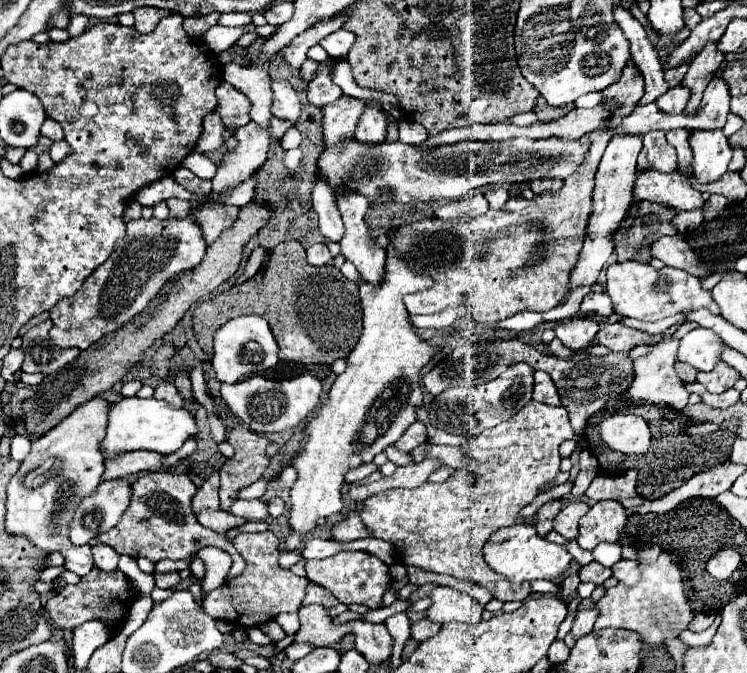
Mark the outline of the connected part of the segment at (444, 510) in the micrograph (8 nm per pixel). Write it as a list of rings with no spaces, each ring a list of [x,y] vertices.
[[[529,401],[521,411],[517,411],[517,415],[513,415],[505,423],[499,423],[497,427],[485,429],[477,437],[471,437],[469,445],[463,447],[469,465],[457,467],[447,481],[427,481],[417,489],[389,489],[365,499],[361,509],[363,525],[373,537],[389,541],[395,547],[397,555],[403,557],[403,565],[407,567],[413,565],[423,571],[447,573],[453,577],[475,581],[499,601],[523,601],[531,593],[531,587],[521,587],[519,591],[513,591],[509,581],[497,575],[485,563],[483,545],[501,527],[511,527],[515,523],[529,523],[531,527],[537,525],[537,513],[533,517],[521,517],[521,511],[541,493],[541,489],[551,487],[551,481],[561,471],[559,445],[565,437],[577,437],[569,425],[565,407],[549,407],[547,403]]]

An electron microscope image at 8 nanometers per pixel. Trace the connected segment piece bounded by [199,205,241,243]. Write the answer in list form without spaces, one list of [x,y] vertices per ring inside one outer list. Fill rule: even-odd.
[[[207,207],[199,213],[201,219],[201,227],[205,229],[205,239],[207,243],[213,243],[217,239],[217,235],[221,235],[225,229],[231,227],[231,223],[237,219],[241,207]]]

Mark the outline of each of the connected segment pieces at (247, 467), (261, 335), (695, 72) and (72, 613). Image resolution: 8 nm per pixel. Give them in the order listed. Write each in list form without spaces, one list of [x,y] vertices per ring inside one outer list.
[[[237,423],[227,433],[227,443],[235,449],[235,455],[219,469],[219,497],[223,511],[227,511],[229,505],[237,499],[237,491],[241,487],[257,481],[271,465],[271,459],[267,457],[267,447],[271,445],[271,441],[265,435],[249,431],[245,423]]]
[[[245,315],[245,317],[235,317],[227,321],[223,327],[215,331],[213,339],[213,359],[211,365],[215,369],[215,375],[221,383],[237,383],[245,377],[251,377],[255,373],[261,373],[269,367],[273,367],[279,357],[277,357],[277,343],[275,337],[267,325],[267,321],[259,315]]]
[[[707,43],[703,47],[703,51],[697,55],[697,59],[693,59],[693,63],[689,65],[689,71],[685,75],[685,79],[681,81],[683,87],[689,87],[691,91],[691,97],[689,97],[689,103],[685,105],[685,113],[693,113],[697,111],[699,103],[701,103],[701,97],[703,97],[703,91],[709,83],[709,79],[715,75],[715,71],[719,69],[721,61],[723,61],[723,53],[717,51],[715,43]]]
[[[93,567],[89,575],[81,577],[77,585],[65,585],[61,591],[57,591],[45,605],[45,611],[49,613],[51,625],[55,629],[77,629],[79,625],[87,621],[101,621],[109,625],[109,629],[117,629],[125,615],[129,613],[129,607],[133,605],[133,599],[137,599],[137,593],[131,587],[129,577],[123,571],[101,571],[99,567]]]

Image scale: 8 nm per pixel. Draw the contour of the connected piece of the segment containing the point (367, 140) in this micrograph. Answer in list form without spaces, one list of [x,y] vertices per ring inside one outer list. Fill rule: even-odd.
[[[365,107],[365,113],[361,115],[357,131],[355,131],[355,139],[365,145],[377,145],[385,141],[385,133],[387,133],[385,113]]]

